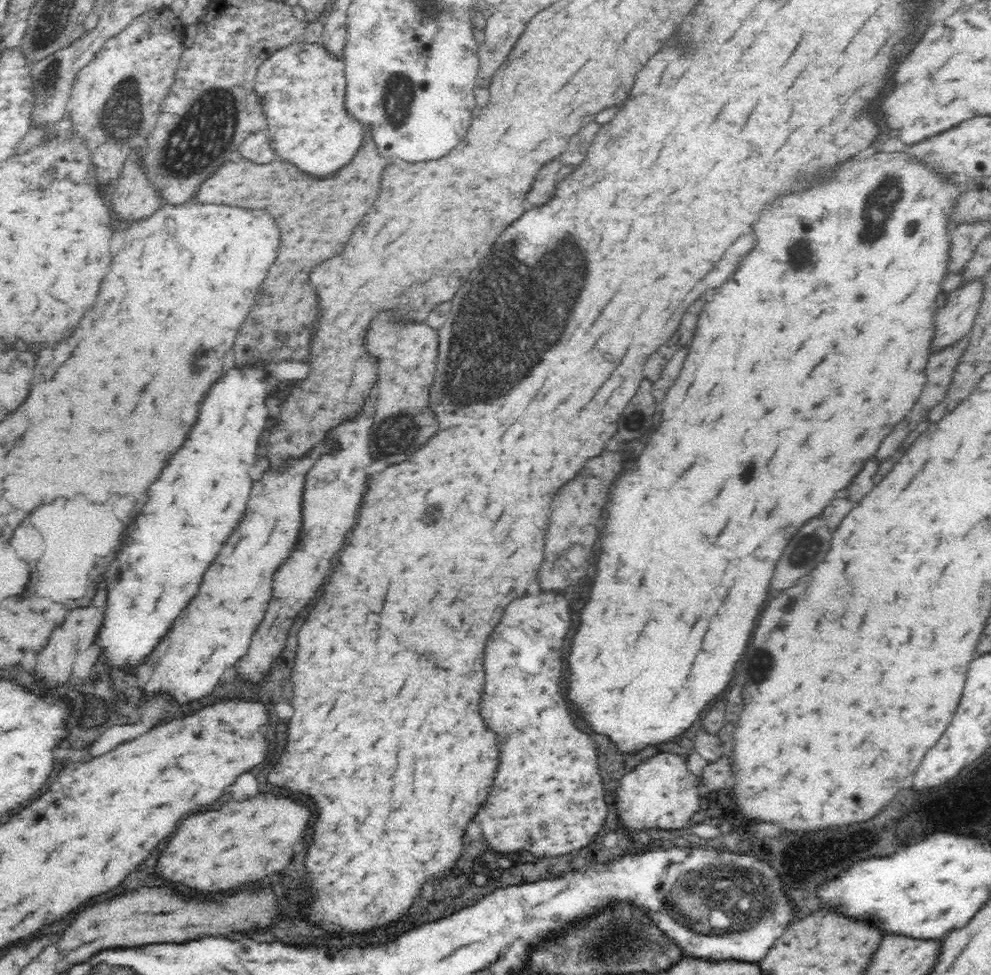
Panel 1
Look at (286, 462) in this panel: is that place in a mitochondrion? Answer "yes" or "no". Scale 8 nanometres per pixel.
no

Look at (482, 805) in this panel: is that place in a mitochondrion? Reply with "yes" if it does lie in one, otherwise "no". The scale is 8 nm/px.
no

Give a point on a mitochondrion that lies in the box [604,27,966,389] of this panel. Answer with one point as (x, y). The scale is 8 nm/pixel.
(877, 212)

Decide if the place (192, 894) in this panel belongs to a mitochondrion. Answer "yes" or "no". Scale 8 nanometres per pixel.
no

